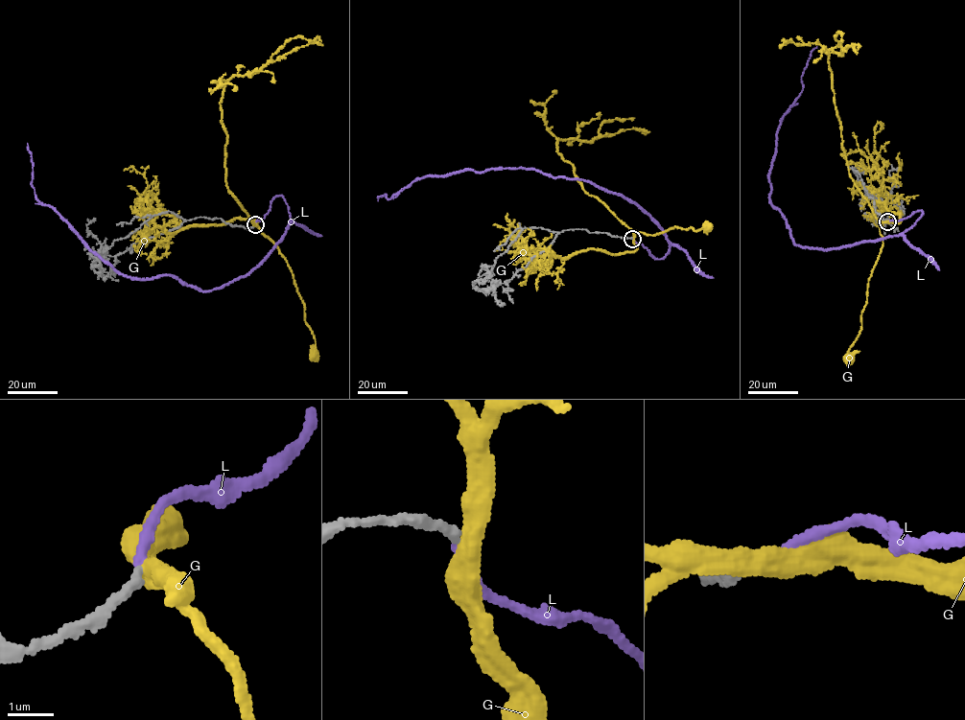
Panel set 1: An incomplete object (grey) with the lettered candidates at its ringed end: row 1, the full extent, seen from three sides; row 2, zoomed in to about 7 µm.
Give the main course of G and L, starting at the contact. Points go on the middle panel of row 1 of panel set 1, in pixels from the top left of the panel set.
G: (633, 239), (636, 232), (652, 236), (676, 226), (686, 229), (691, 227), (694, 231), (706, 223), (707, 226)
L: (632, 239), (655, 258), (668, 253), (662, 228), (636, 204), (590, 182), (532, 169), (428, 174), (377, 199)

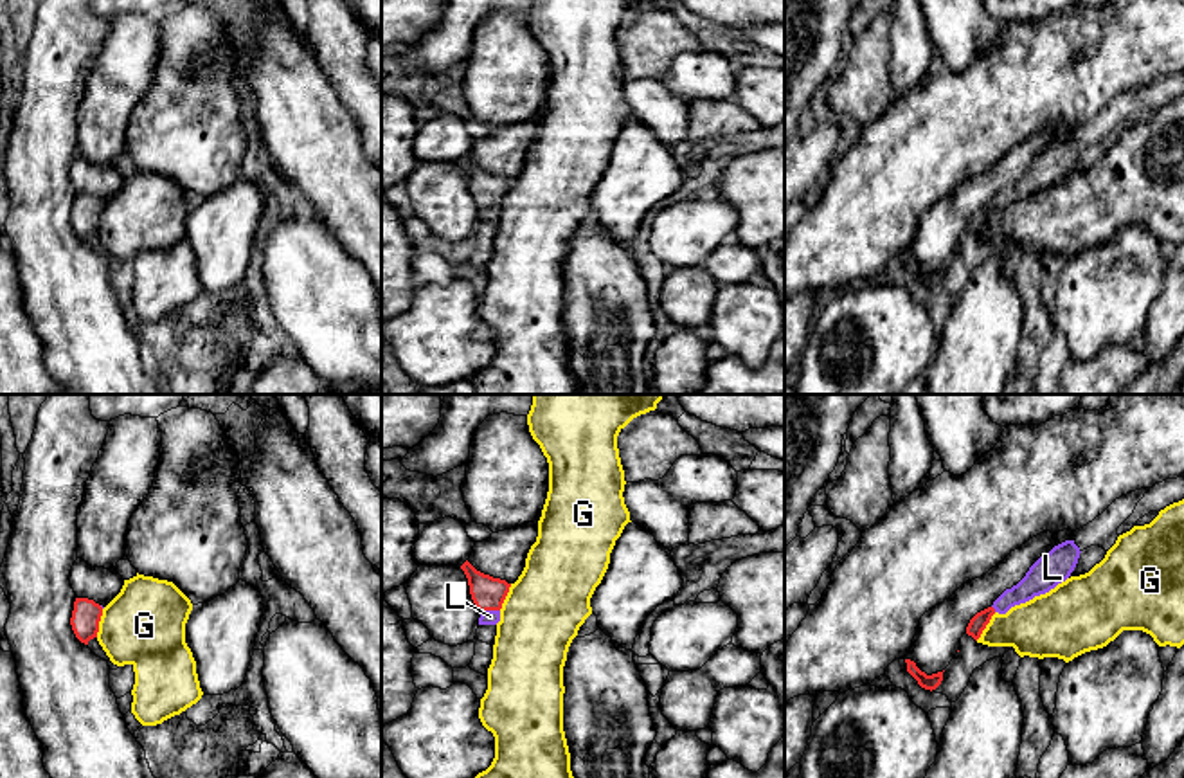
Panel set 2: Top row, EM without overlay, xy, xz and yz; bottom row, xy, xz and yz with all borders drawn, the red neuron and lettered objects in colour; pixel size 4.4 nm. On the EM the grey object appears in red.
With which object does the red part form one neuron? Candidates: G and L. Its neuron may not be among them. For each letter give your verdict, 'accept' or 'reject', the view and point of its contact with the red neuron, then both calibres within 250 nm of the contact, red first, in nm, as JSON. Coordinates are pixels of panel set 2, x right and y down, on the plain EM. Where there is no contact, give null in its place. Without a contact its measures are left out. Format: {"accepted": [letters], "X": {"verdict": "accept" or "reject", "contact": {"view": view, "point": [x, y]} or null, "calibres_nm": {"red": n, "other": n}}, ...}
{"accepted": ["L"], "G": {"verdict": "reject", "contact": {"view": "xy", "point": [98, 220]}, "calibres_nm": {"red": 130, "other": 360}}, "L": {"verdict": "accept", "contact": {"view": "xz", "point": [490, 206]}, "calibres_nm": {"red": 150, "other": 60}}}

